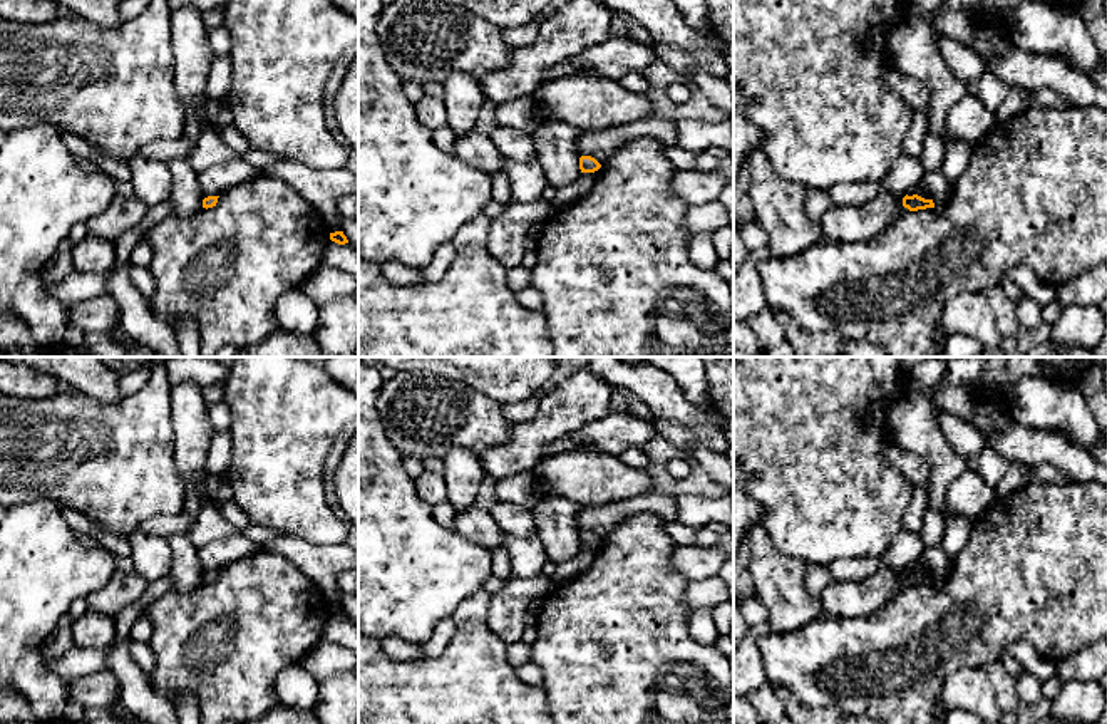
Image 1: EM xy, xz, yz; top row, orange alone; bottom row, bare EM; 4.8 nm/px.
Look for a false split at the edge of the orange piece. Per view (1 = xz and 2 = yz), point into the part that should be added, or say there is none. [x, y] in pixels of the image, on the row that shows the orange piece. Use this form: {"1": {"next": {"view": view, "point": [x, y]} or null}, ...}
{"1": {"next": null}, "2": {"next": null}}

